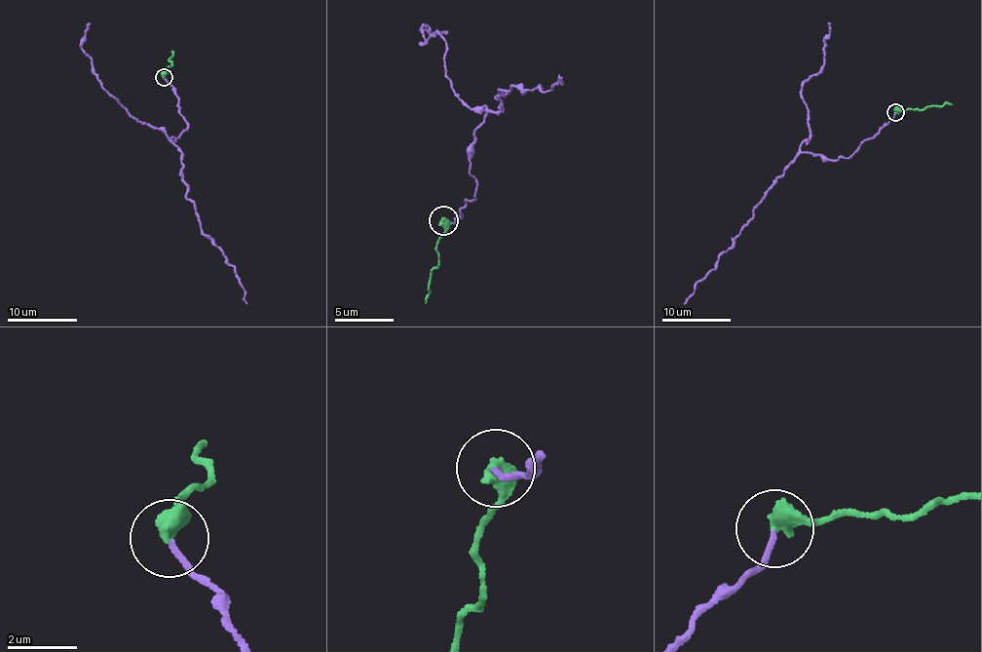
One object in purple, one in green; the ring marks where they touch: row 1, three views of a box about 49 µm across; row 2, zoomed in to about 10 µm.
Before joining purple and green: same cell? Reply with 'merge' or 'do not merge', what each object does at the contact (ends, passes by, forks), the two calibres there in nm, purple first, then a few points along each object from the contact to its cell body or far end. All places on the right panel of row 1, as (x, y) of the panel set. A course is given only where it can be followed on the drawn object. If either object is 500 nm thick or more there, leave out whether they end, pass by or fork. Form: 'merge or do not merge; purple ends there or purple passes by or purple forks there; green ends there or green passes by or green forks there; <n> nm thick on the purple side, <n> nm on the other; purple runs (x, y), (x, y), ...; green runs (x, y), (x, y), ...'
do not merge; 160 nm thick on the purple side, 550 nm on the other; purple runs (895, 112), (848, 158), (798, 155), (684, 304); green runs (895, 112), (952, 104)

